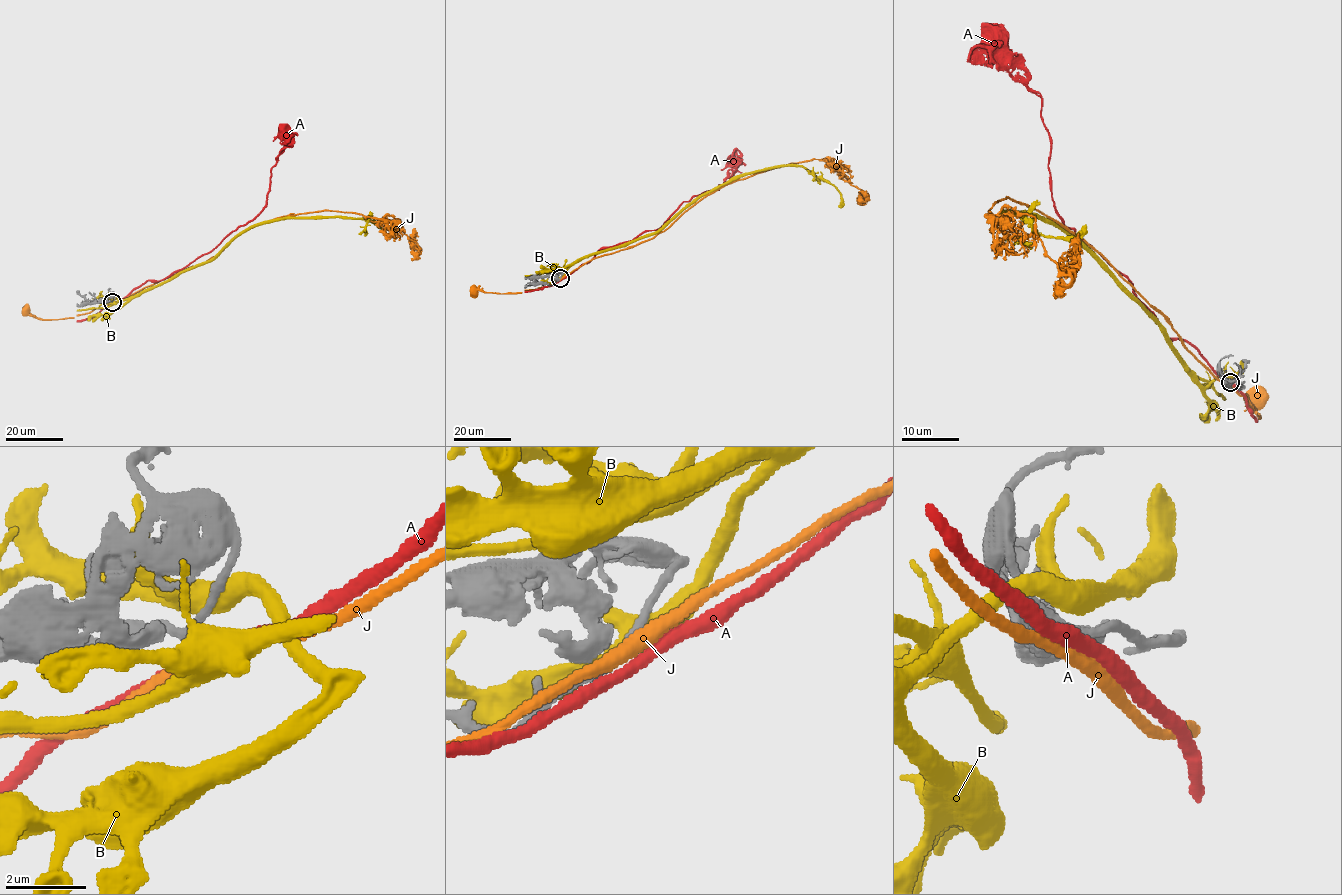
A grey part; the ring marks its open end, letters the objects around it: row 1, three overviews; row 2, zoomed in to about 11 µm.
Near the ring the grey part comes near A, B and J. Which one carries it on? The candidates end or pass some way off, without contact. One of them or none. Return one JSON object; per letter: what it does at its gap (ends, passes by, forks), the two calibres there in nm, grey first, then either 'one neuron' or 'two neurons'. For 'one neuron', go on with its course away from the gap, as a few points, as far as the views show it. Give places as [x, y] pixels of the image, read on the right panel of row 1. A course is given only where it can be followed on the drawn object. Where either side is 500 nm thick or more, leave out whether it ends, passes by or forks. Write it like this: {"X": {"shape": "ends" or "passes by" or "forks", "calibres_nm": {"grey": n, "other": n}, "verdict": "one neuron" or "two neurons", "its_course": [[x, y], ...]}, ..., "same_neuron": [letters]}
{"A": {"shape": "passes by", "calibres_nm": {"grey": 200, "other": 360}, "verdict": "one neuron", "its_course": [[1231, 383], [1187, 342], [1168, 339], [1132, 284], [1060, 218], [1050, 186], [1050, 133], [1041, 98], [992, 38]]}, "B": {"shape": "forks", "calibres_nm": {"grey": 200, "other": 440}, "verdict": "two neurons"}, "J": {"shape": "passes by", "calibres_nm": {"grey": 200, "other": 400}, "verdict": "two neurons"}, "same_neuron": ["A"]}

